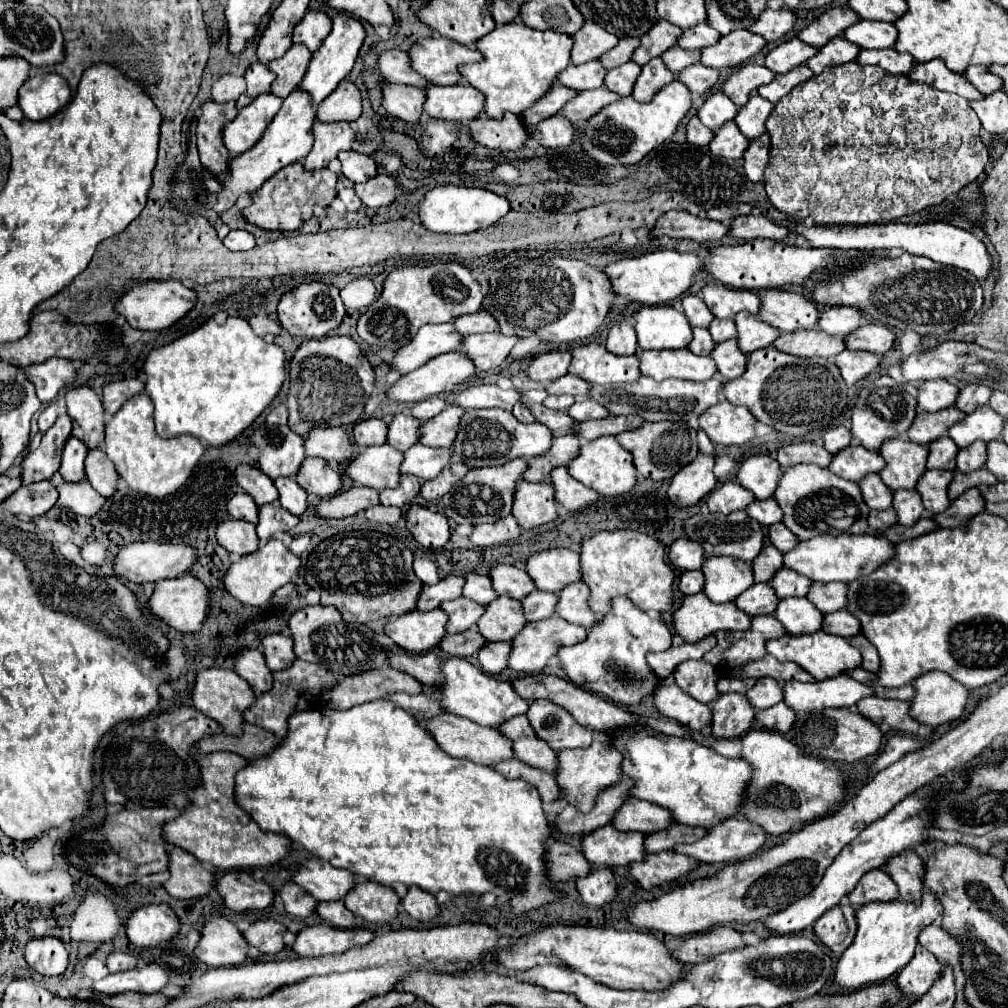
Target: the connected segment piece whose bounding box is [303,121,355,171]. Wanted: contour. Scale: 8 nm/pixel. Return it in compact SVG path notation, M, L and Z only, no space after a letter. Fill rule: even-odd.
M345 121L315 123L313 135L315 135L313 149L303 161L303 165L309 167L309 171L327 167L327 163L335 159L339 151L351 149L351 143L355 141L355 131L351 129L351 123Z

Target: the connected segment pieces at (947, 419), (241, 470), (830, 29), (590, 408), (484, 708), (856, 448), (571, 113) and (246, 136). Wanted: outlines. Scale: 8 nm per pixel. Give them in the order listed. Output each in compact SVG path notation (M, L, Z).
M955 407L937 411L937 413L919 411L919 415L917 415L917 419L907 435L911 441L915 441L919 445L929 445L931 441L947 435L949 427L963 421L963 419L965 419L965 413L955 409Z
M239 465L235 471L235 479L255 499L257 505L275 503L279 497L279 491L275 489L273 479L253 465Z
M837 7L823 13L817 21L813 21L809 27L805 27L799 33L799 39L813 47L823 47L833 37L843 35L843 31L859 21L859 15L851 7Z
M585 399L585 401L577 401L569 407L567 411L571 417L575 417L575 421L589 421L589 419L603 419L609 415L609 411L599 405L593 399Z
M459 657L443 659L441 673L445 677L445 683L443 683L443 687L437 687L437 689L443 691L443 701L441 701L443 709L453 715L467 717L479 725L499 727L501 723L509 721L511 717L525 715L529 709L529 703L519 693L515 693L511 683L501 681L495 675L483 673L479 667L471 665L465 659L459 659Z
M851 445L847 451L839 451L839 455L833 455L829 471L859 483L867 473L879 473L885 467L883 457L877 451L867 451L861 445Z
M599 87L595 91L583 91L577 93L575 99L571 99L565 107L563 107L563 115L567 119L575 121L589 121L593 115L597 115L603 107L619 101L621 97L611 93L607 87Z
M259 95L253 103L243 107L239 115L223 129L223 143L229 149L231 157L239 157L249 151L265 133L271 119L281 109L283 99L277 95Z

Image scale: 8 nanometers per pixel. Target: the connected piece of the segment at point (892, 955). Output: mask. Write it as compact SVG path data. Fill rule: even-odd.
M931 891L923 893L921 905L913 905L905 901L867 903L867 907L855 911L857 935L851 947L847 947L847 951L843 951L843 955L839 957L833 981L847 991L857 991L869 983L883 983L885 979L901 971L905 963L911 961L919 931L931 925L939 915L941 915L941 907L937 905L937 897Z

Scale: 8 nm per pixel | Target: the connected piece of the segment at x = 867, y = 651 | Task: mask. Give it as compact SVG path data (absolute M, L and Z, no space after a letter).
M857 635L851 639L851 645L853 647L859 647L861 655L863 655L863 669L871 671L871 673L877 673L879 671L879 653L877 649L865 639L865 635Z

